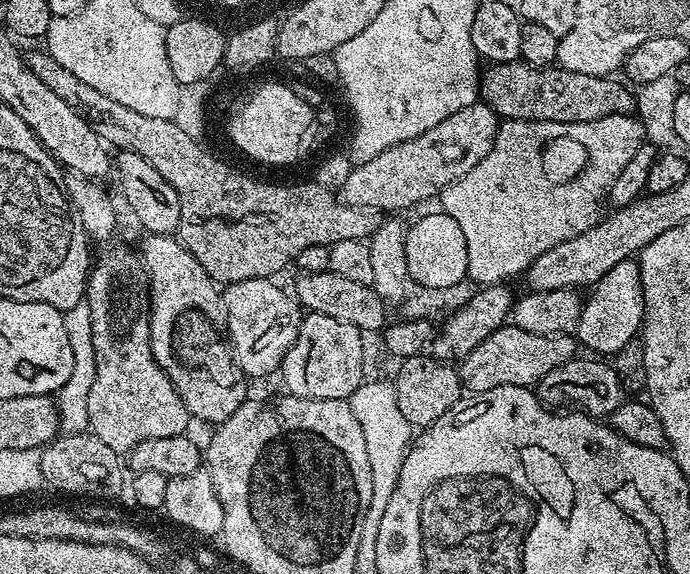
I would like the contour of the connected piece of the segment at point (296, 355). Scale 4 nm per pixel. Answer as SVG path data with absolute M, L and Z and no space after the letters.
M308 312L301 319L298 334L284 356L282 373L284 372L284 384L288 387L285 389L291 395L301 396L307 400L348 400L366 379L364 340L365 337L357 328L346 322L338 322L338 318L326 318L326 314Z

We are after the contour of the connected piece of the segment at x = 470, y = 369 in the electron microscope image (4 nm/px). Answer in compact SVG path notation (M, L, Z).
M505 326L494 330L470 354L459 361L458 371L463 391L468 394L494 390L494 386L534 386L550 370L558 370L566 361L577 355L578 344L571 335L543 336L530 334L530 330L522 330L515 326Z

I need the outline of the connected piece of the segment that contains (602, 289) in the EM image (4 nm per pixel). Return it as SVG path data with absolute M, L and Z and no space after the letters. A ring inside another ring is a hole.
M635 259L618 262L618 266L613 266L607 274L602 274L600 281L591 285L588 294L580 317L576 319L575 339L592 351L589 353L600 358L612 358L608 356L622 351L635 336L637 339L644 323L644 287L639 263Z

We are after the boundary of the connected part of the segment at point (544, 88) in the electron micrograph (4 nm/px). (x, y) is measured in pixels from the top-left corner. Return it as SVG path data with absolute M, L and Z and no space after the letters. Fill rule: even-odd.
M519 59L505 64L489 63L480 77L479 99L489 104L496 115L504 120L577 124L594 122L607 116L635 113L637 100L633 89L627 83L624 84L619 84L612 76L574 74L574 70L566 70L559 66L535 68Z

